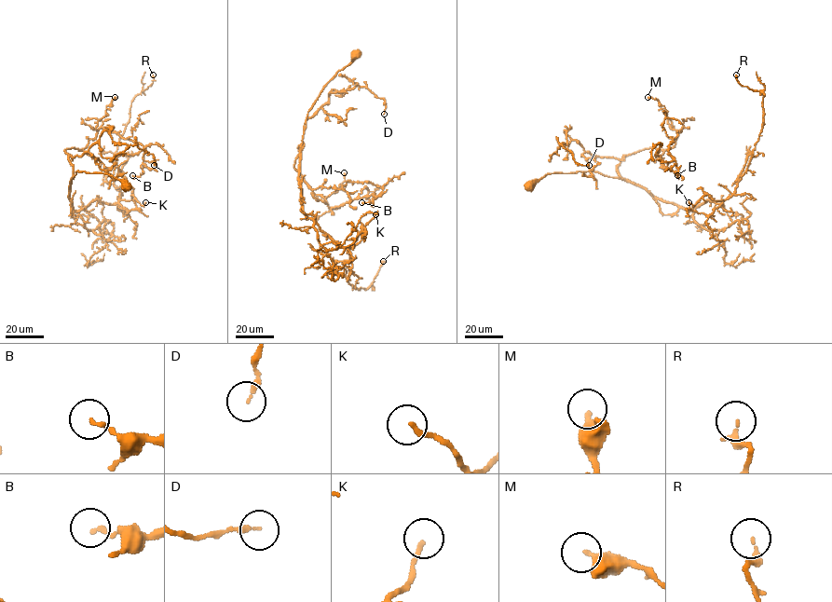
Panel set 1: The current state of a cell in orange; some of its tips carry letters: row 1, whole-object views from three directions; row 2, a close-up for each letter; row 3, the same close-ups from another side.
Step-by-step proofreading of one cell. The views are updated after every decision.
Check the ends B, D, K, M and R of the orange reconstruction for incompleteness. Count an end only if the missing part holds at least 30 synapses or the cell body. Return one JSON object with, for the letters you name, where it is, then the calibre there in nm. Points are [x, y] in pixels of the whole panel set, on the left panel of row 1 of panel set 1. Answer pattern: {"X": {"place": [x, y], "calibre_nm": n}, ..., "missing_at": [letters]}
{"missing_at": []}

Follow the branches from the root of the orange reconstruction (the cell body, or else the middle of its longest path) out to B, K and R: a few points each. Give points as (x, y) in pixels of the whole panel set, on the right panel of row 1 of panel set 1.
B: (528, 186), (578, 171), (622, 179), (623, 156), (670, 149), (682, 128), (668, 150), (677, 175)
K: (528, 186), (548, 174), (592, 171), (628, 180), (688, 211), (723, 200), (705, 194), (694, 206), (688, 202)
R: (528, 186), (548, 174), (592, 171), (688, 211), (721, 204), (734, 193), (763, 122), (764, 96), (736, 75)

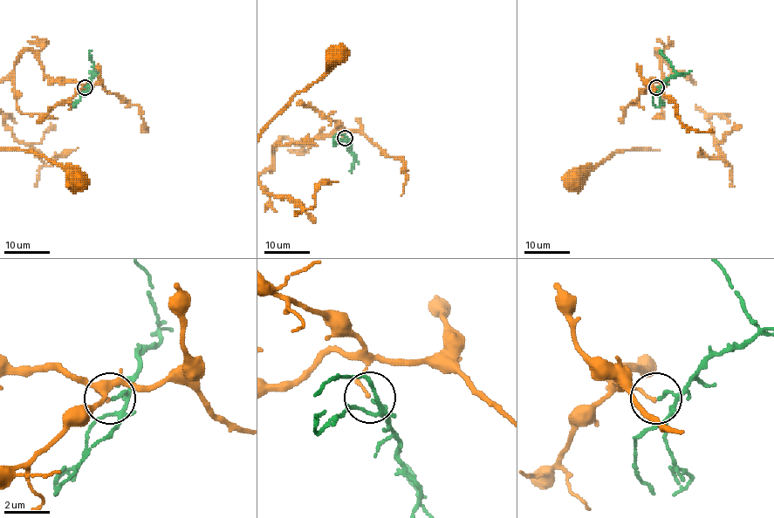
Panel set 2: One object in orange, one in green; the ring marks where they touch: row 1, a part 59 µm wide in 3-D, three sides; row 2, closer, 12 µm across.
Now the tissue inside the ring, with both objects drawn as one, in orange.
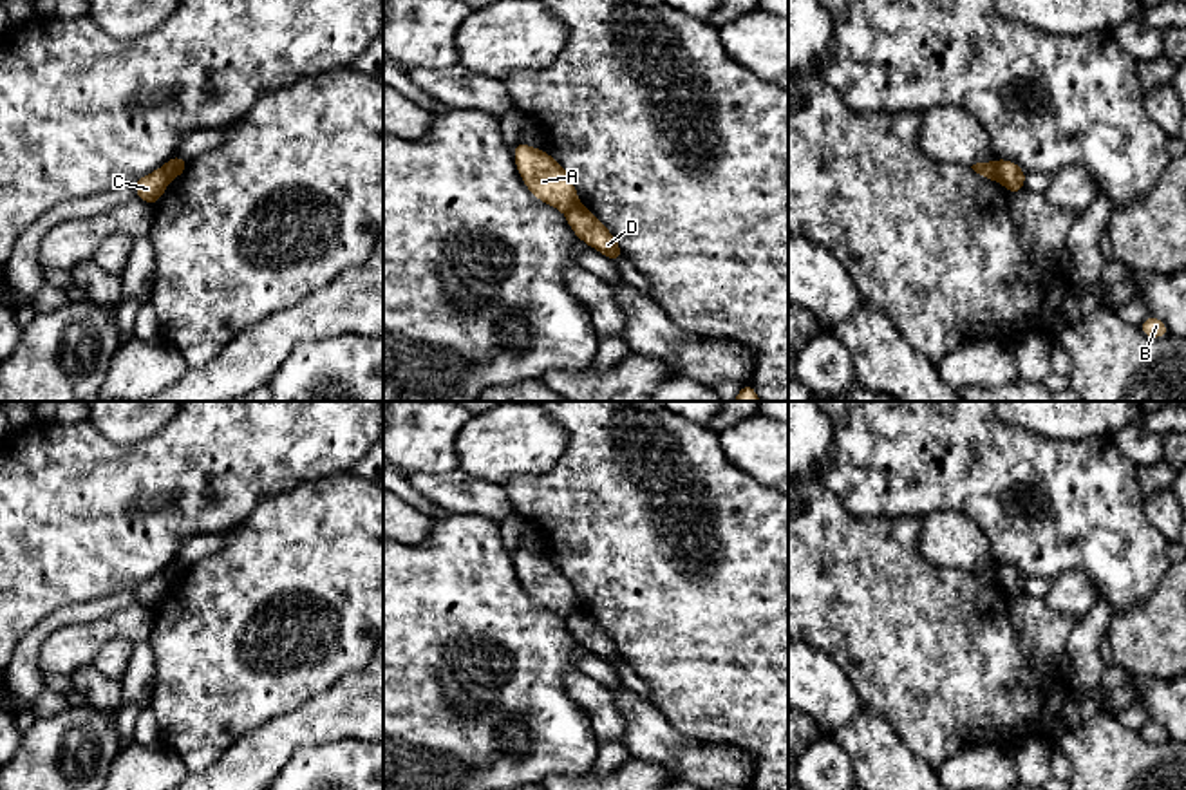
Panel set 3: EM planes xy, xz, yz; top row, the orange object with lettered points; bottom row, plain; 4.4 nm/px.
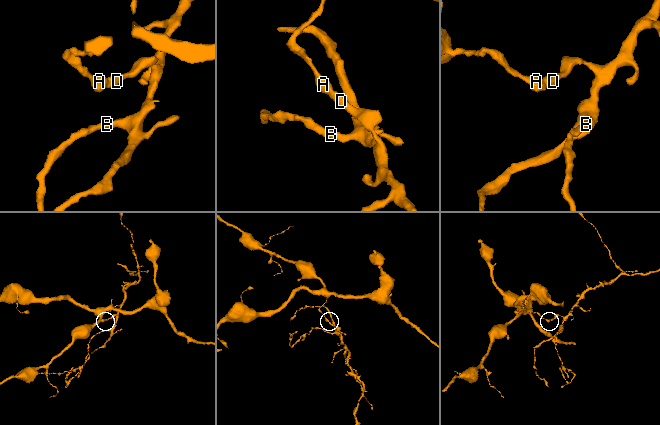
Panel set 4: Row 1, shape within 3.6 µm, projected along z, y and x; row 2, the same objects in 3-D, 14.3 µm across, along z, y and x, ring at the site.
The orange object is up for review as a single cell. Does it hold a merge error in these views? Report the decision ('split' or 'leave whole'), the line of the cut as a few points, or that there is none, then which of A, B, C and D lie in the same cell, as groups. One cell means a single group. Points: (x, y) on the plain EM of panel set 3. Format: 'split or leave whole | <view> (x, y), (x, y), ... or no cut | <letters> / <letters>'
split | yz (995, 566), (1002, 586) | A C / B D

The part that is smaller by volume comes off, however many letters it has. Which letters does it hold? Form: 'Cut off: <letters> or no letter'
Cut off: B, D

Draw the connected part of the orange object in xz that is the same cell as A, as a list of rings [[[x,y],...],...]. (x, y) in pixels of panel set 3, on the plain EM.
[[[517,544],[513,564],[522,588],[535,604],[564,618],[579,609],[573,584],[551,562],[551,559],[546,559],[535,551],[528,551]]]

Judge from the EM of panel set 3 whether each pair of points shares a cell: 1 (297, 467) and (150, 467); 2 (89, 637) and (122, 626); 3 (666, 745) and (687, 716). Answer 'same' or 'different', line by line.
1: same
2: same
3: different

